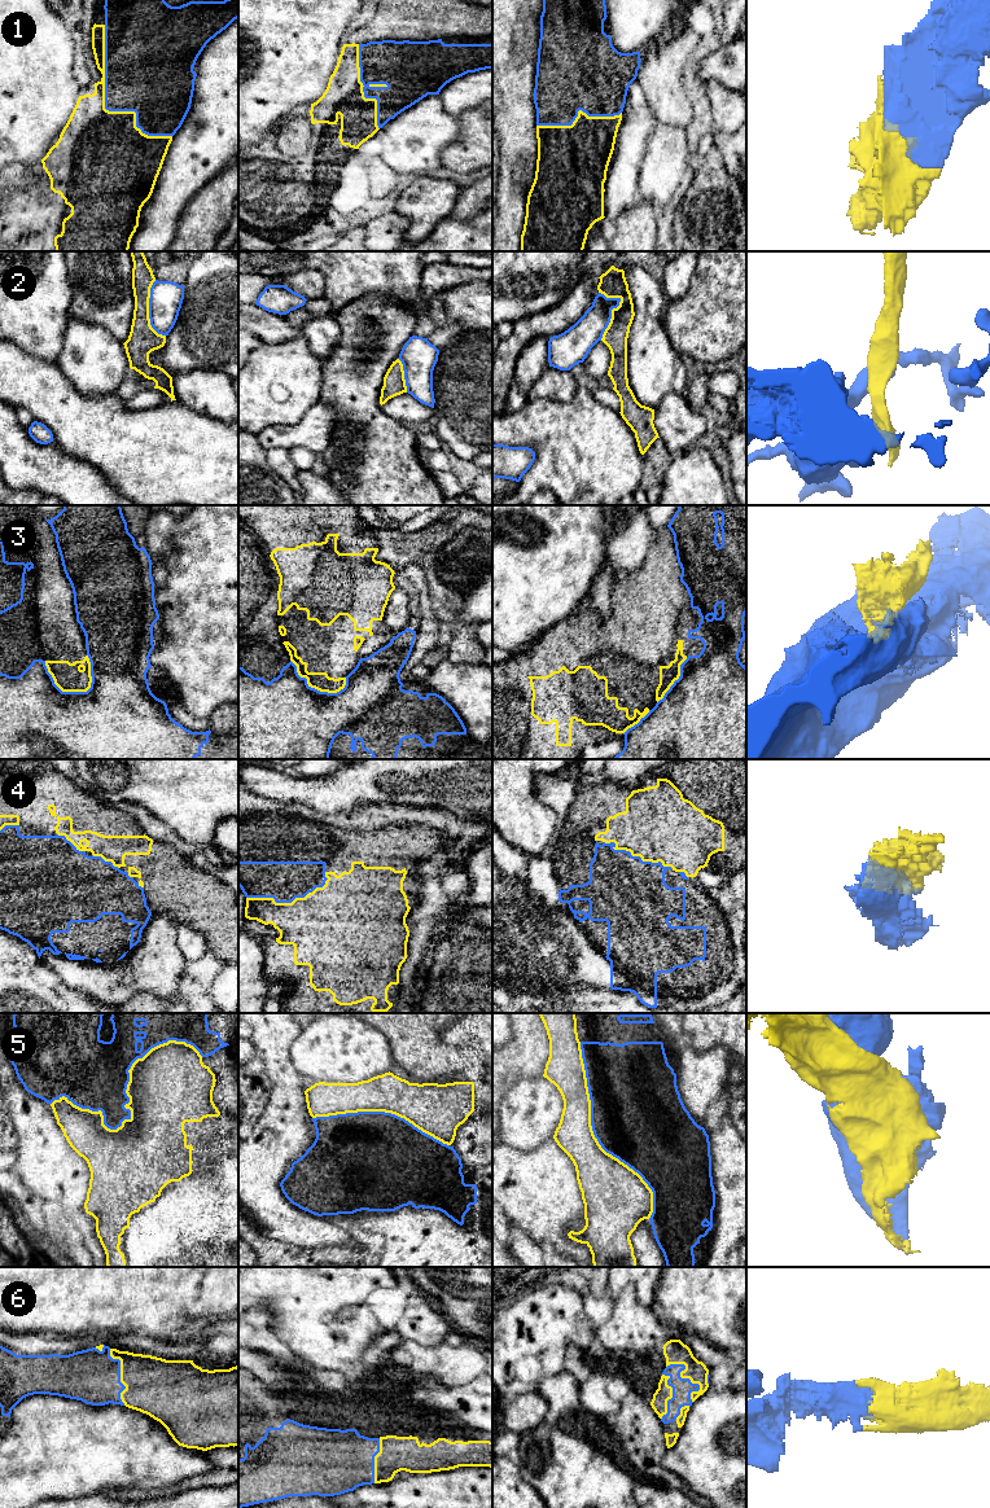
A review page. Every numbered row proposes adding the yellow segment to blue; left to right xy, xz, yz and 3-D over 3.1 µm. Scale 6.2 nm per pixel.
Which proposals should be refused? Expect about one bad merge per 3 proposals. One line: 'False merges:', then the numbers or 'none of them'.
False merges: 2, 3, 4, 5

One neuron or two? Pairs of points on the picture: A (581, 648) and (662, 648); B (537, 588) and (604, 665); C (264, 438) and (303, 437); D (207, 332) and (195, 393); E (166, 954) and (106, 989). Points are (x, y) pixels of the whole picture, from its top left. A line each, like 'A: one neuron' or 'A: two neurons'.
A: one neuron
B: two neurons
C: one neuron
D: two neurons
E: one neuron

